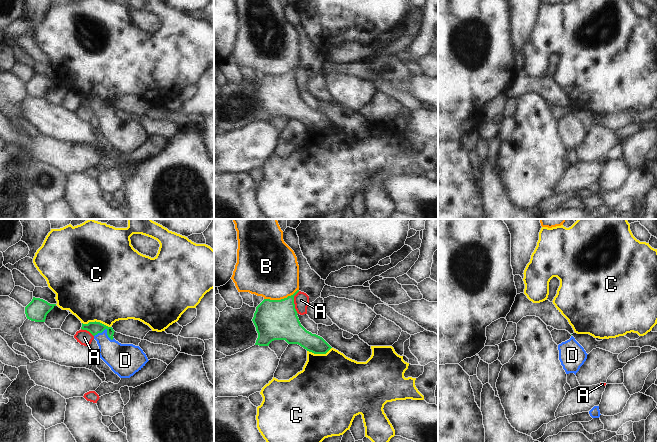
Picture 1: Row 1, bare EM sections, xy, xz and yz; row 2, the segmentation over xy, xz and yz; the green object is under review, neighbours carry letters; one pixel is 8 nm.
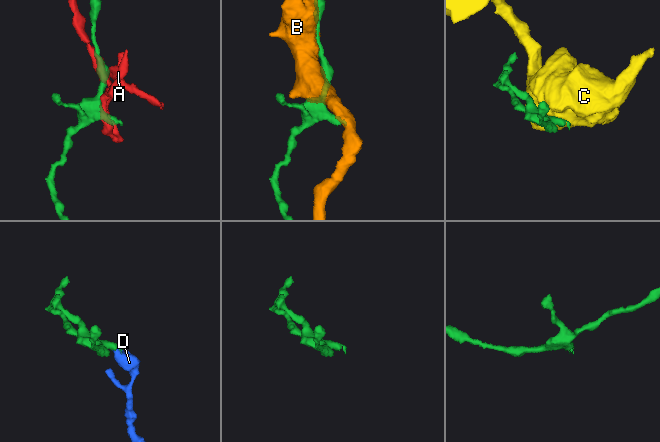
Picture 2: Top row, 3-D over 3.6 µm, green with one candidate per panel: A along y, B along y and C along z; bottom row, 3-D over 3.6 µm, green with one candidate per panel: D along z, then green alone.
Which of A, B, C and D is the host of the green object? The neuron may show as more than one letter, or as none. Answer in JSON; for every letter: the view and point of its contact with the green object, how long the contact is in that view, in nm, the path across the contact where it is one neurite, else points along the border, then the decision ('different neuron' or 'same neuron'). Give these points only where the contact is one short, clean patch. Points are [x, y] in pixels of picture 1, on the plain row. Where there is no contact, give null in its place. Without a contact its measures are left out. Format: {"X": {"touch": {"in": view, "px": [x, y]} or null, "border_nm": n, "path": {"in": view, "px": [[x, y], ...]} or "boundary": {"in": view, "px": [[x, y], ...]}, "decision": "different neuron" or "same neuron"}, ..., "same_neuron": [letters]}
{"A": {"touch": {"in": "xz", "px": [293, 78]}, "border_nm": 180, "decision": "different neuron"}, "B": {"touch": {"in": "xz", "px": [281, 75]}, "border_nm": 300, "decision": "different neuron"}, "C": {"touch": {"in": "xy", "px": [95, 97]}, "border_nm": 240, "boundary": {"in": "xy", "px": [[82, 98], [99, 97], [110, 103]]}, "decision": "different neuron"}, "D": {"touch": {"in": "xy", "px": [107, 106]}, "border_nm": 160, "path": {"in": "xy", "px": [[94, 104], [107, 106], [107, 121], [119, 133]]}, "decision": "same neuron"}, "same_neuron": ["D"]}

